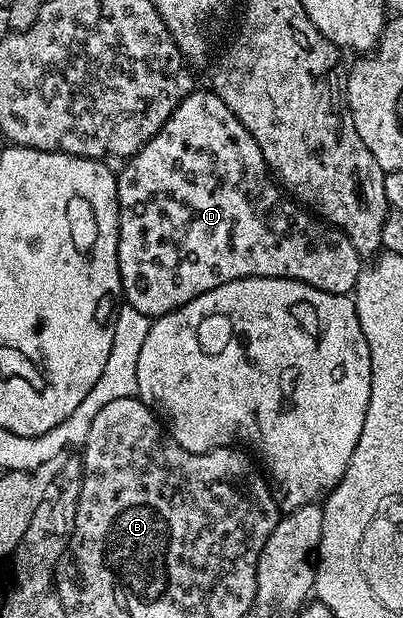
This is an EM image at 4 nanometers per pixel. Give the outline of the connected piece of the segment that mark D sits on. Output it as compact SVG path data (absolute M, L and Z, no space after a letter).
M213 91L187 93L176 107L176 111L172 111L172 115L166 120L162 130L123 165L126 166L122 170L119 168L116 173L118 179L118 266L122 280L121 296L125 304L136 307L136 311L157 319L182 305L187 305L192 299L224 283L245 277L287 277L290 281L302 281L305 285L311 285L320 291L343 295L353 294L354 285L364 268L363 258L358 256L356 247L352 247L346 235L333 225L323 223L317 216L307 212L301 204L293 200L292 202L285 201L282 198L283 190L276 184L260 147L256 147L256 139L252 139L244 123L240 123L240 119L236 119L236 115L228 111L228 107Z

